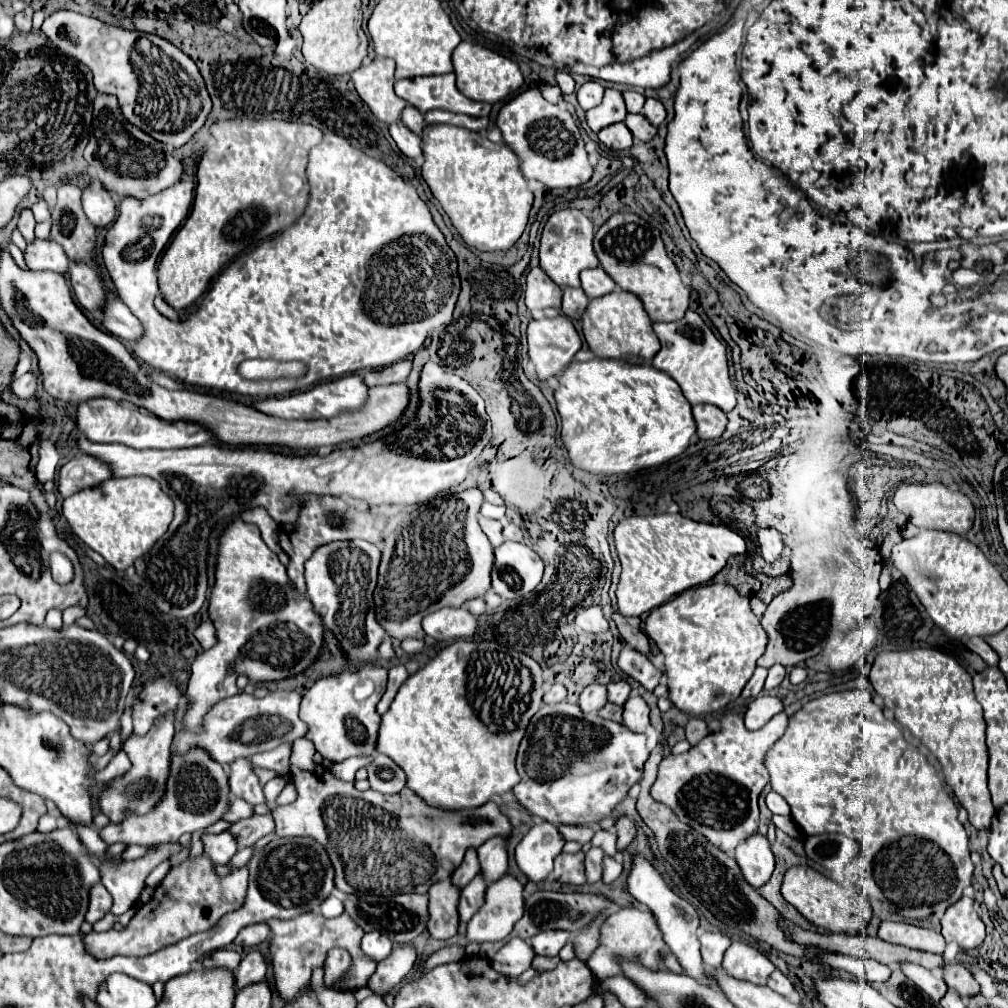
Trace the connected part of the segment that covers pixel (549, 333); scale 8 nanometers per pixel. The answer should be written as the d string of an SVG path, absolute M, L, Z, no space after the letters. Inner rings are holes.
M565 315L531 319L527 325L529 357L541 381L559 375L581 349L581 337Z

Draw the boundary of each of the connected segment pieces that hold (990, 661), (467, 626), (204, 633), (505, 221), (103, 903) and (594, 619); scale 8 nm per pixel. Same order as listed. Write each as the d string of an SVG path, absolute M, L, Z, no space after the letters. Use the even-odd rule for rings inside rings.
M981 637L969 639L969 641L967 641L967 649L971 649L973 653L977 653L987 665L997 665L997 663L999 663L997 653L995 653L995 651L985 643L985 639L981 639Z
M465 607L459 609L441 609L423 619L423 629L429 637L437 641L455 641L471 639L477 631L477 617L471 615Z
M203 621L197 629L195 629L195 637L197 641L203 645L203 649L209 649L215 643L215 633L213 633L213 623L211 621Z
M427 125L421 134L425 163L421 172L429 185L433 197L441 203L443 211L449 215L453 227L463 237L463 241L477 251L507 251L521 237L529 211L533 205L533 193L519 169L517 155L505 143L491 143L475 131L459 129L455 125Z
M95 883L95 887L89 889L89 909L87 909L85 919L89 923L95 923L109 911L109 907L111 907L109 891L101 883Z
M592 605L579 611L574 623L583 631L599 633L609 629L600 605Z

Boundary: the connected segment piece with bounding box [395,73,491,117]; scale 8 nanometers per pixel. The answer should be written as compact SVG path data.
M455 73L399 79L395 93L421 113L431 109L445 109L453 113L465 113L471 117L487 117L491 111L489 103L471 101L455 87Z

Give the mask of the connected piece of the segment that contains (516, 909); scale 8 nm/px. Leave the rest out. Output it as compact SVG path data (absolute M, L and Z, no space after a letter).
M503 875L487 887L483 907L467 923L467 941L485 943L505 939L523 911L523 885L513 875Z

